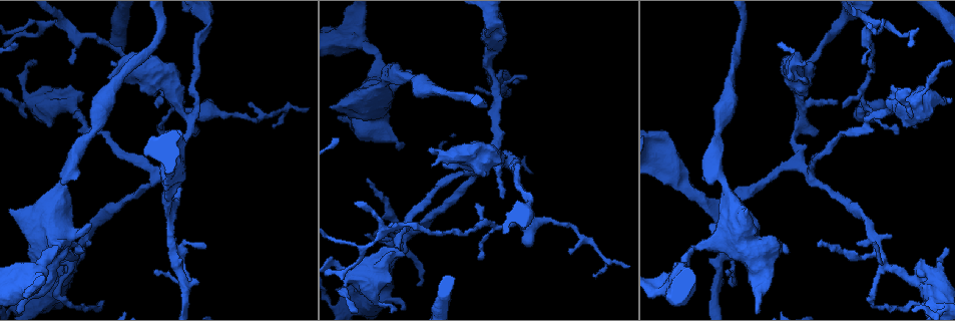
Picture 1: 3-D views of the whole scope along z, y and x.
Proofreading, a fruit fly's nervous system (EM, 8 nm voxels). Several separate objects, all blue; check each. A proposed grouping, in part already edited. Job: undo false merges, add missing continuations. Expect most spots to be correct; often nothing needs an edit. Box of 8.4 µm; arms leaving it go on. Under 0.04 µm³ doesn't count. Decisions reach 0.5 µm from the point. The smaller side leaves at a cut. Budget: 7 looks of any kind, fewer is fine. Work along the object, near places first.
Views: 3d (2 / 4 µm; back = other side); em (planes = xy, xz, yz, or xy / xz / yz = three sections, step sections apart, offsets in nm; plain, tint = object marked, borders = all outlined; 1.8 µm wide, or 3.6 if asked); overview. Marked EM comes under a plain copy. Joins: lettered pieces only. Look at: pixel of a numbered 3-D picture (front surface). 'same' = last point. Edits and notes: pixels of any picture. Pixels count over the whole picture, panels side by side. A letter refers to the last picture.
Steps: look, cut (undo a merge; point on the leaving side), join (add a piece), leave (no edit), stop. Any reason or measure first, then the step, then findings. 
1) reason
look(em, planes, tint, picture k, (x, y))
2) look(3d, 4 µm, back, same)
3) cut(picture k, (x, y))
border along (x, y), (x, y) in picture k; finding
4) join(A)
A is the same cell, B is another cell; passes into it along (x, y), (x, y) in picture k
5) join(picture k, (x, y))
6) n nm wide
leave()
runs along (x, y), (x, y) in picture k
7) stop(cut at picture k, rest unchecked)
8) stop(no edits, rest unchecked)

sudden change in width
look(em, 3.6 µm, xz, step 4, tint, picture 1, (62, 272))

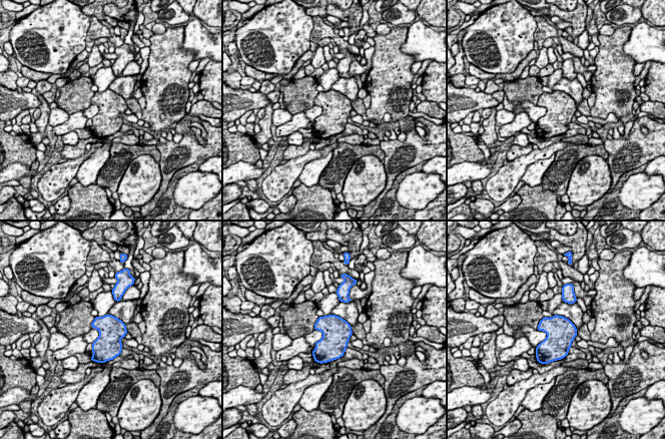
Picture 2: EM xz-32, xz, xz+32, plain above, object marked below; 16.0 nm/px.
cut it another way
look(em, 3.6 µm, planes, borders, same)

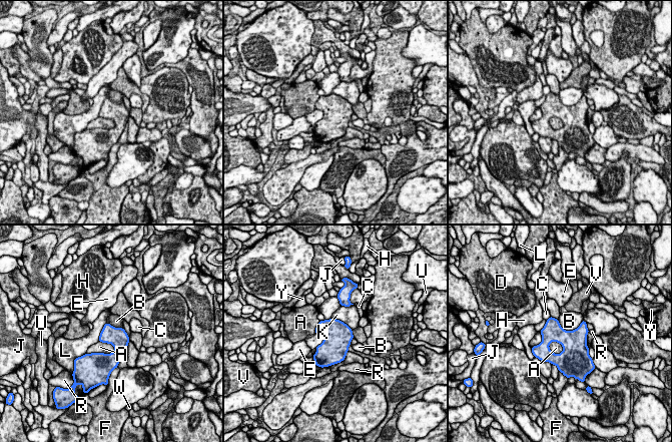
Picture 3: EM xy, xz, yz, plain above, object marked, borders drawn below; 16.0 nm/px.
320 nm wide
leave()
A, B, C, D, E, F, H, J, K, L, R, U, V, W and Y are other cells; border along (115, 349), (109, 353), (86, 354) in picture 3; one cell here

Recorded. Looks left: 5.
calibre changes
look(3d, 4 µm, picture 1, (493, 162))

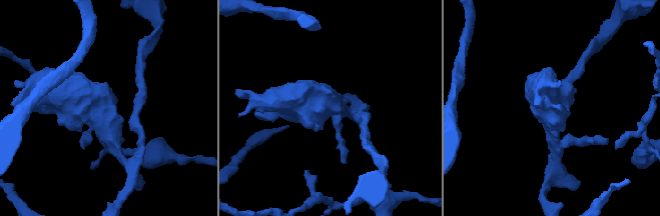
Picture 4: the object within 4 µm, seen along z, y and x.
look(em, 3.6 µm, xy, step 16, tint, picture 4, (326, 104))

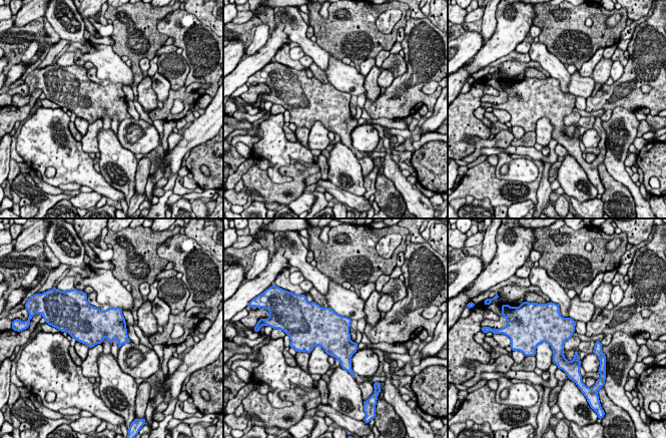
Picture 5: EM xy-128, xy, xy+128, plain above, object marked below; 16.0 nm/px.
look(em, 3.6 µm, planes, borders, same)

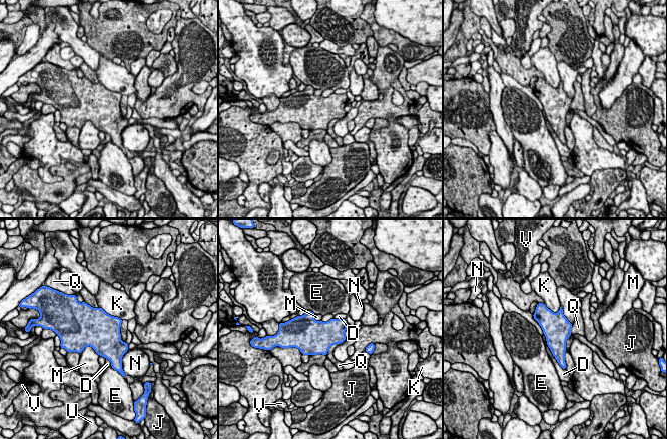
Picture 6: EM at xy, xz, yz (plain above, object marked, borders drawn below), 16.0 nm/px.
leave()
D, E, J, K, M, N, Q, U and V are other cells; border along (547, 346), (560, 365) in picture 6; continuous, no second cell

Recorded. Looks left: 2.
an open end
look(em, planes, borders, picture 1, (884, 103))

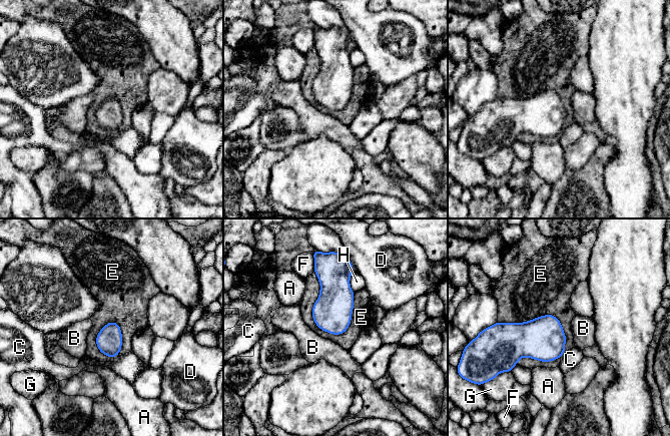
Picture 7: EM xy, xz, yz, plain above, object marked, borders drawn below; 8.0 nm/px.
200 nm wide
leave()
A, B, C, D, E, F, G and H are other cells; border along (313, 271), (311, 318), (341, 335) in picture 7; no lettered piece goes on from it

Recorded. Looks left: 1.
stop(no edits, rest unchecked)

